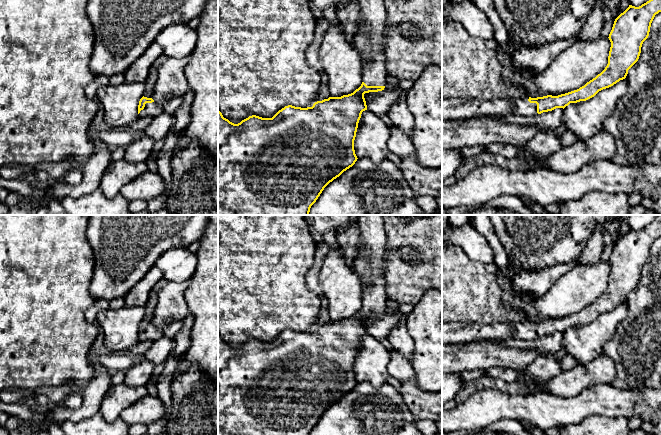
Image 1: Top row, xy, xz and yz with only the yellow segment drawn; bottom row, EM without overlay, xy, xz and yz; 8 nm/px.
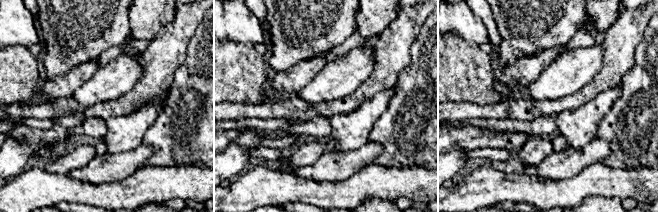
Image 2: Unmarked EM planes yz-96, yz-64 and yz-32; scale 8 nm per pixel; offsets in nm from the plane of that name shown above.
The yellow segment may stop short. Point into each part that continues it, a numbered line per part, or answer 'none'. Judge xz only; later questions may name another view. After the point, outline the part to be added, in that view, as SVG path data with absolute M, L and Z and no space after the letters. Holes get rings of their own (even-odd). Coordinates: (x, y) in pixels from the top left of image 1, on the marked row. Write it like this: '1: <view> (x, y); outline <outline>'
1: xz (369, 40); outline M384 0L357 1L360 6L359 24L352 43L362 60L362 82L367 86L385 86L387 12Z

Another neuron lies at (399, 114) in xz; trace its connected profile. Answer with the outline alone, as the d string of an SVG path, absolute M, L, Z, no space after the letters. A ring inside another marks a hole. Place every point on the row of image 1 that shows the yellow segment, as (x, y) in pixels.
M386 80L385 82L384 90L394 90L399 93L399 101L389 109L386 117L410 137L414 129L414 116L407 106L405 91Z

